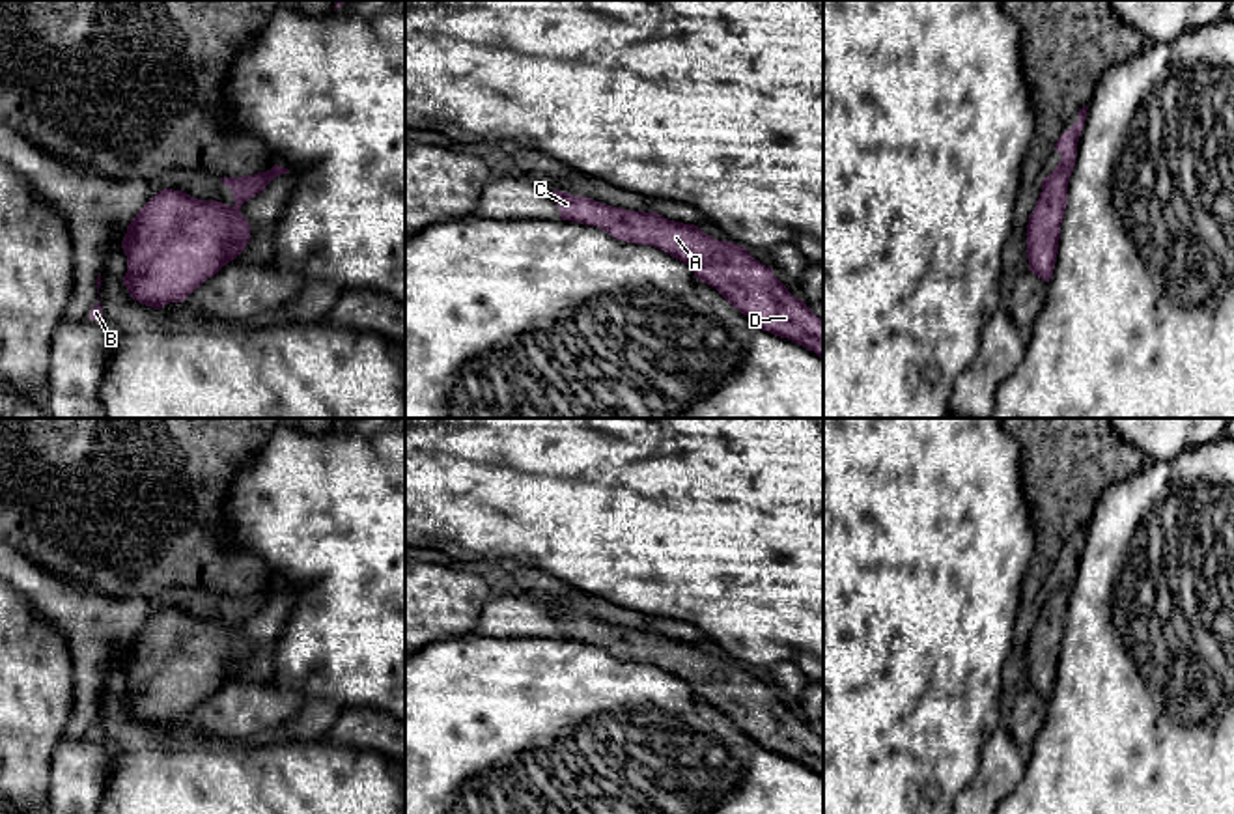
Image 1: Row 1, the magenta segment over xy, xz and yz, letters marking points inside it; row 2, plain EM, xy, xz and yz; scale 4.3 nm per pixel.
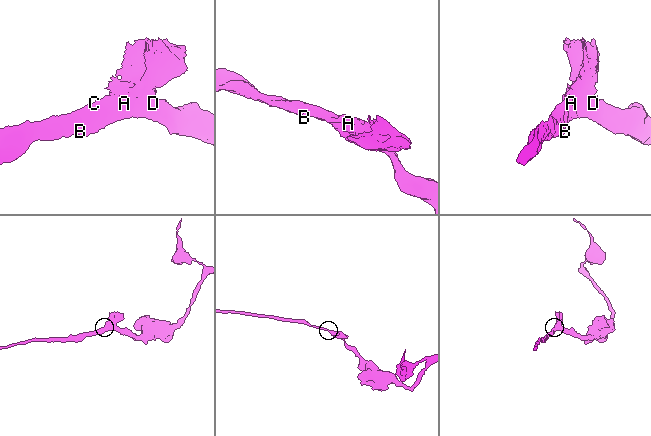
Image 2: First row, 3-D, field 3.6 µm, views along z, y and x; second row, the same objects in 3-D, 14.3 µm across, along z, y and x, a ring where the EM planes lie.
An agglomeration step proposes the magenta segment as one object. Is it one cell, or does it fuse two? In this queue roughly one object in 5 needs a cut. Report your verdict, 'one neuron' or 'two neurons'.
one neuron

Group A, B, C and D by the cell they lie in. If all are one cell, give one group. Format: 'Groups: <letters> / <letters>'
Groups: A B C D

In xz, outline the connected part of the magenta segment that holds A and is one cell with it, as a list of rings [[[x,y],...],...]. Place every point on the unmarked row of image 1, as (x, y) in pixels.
[[[553,609],[549,612],[558,624],[562,639],[597,644],[618,659],[650,663],[665,668],[672,676],[687,681],[698,698],[715,706],[734,726],[752,737],[762,749],[788,756],[814,769],[823,779],[823,739],[810,730],[805,719],[799,719],[788,709],[788,706],[773,693],[771,685],[754,678],[745,665],[732,659],[717,659],[694,642],[674,640],[655,629],[627,629],[562,609]]]

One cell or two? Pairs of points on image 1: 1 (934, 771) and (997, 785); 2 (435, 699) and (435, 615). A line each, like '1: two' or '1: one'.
1: two
2: two

